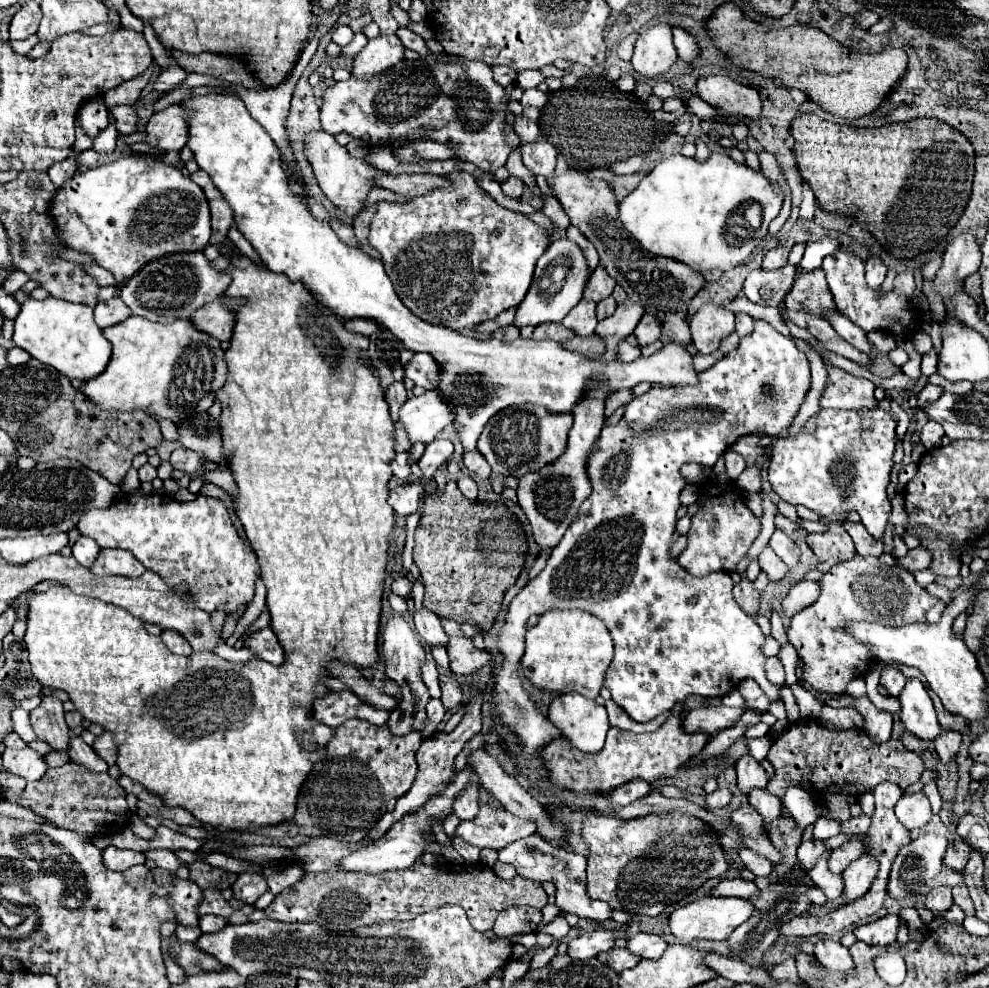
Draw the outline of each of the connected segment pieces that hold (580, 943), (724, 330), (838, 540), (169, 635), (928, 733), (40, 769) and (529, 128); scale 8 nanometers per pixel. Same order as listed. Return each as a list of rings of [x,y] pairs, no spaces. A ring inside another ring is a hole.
[[[596,928],[592,932],[586,932],[586,934],[570,940],[568,956],[578,958],[578,960],[590,960],[590,958],[598,956],[600,952],[610,950],[614,946],[614,940],[616,940],[614,930]]]
[[[704,304],[690,320],[692,342],[698,352],[710,354],[718,350],[720,340],[734,330],[734,314],[724,306]]]
[[[826,522],[826,528],[826,532],[814,532],[806,536],[806,542],[814,550],[818,560],[824,562],[832,556],[840,556],[842,560],[854,558],[854,542],[850,534],[842,530],[842,522]]]
[[[164,630],[162,632],[162,640],[166,642],[168,650],[174,652],[174,654],[184,654],[184,656],[190,656],[190,644],[186,642],[186,638],[182,638],[182,634],[178,634],[176,630]]]
[[[918,678],[906,680],[906,686],[898,696],[898,700],[902,704],[900,720],[906,730],[910,730],[914,736],[924,740],[934,740],[940,734],[932,700],[928,696],[928,690]]]
[[[26,746],[22,750],[4,750],[2,760],[4,760],[4,770],[6,772],[22,776],[28,782],[30,780],[40,780],[48,770],[48,766],[44,762],[44,756],[30,746]]]
[[[522,114],[520,116],[514,116],[514,130],[518,132],[522,144],[524,142],[534,142],[540,136],[538,124],[534,120],[526,120]]]

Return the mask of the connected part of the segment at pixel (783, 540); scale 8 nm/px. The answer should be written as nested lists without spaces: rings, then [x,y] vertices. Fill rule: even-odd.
[[[776,528],[776,532],[774,532],[772,538],[770,538],[770,546],[772,546],[772,550],[786,562],[786,566],[792,568],[792,566],[798,564],[800,550],[798,550],[798,546],[796,546],[782,530]]]

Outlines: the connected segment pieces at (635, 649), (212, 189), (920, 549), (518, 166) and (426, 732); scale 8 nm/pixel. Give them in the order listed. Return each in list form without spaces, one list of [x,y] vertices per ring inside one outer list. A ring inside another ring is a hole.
[[[754,320],[752,334],[740,338],[738,348],[712,368],[698,372],[698,382],[694,386],[648,390],[626,406],[626,412],[616,426],[602,428],[598,444],[588,458],[592,494],[580,506],[576,520],[568,526],[560,544],[552,550],[546,568],[512,598],[504,626],[496,636],[502,666],[496,674],[492,710],[498,720],[520,738],[522,756],[526,760],[532,760],[548,742],[562,736],[548,716],[538,710],[530,694],[524,692],[522,678],[518,674],[528,618],[532,614],[540,616],[552,608],[586,610],[608,626],[614,640],[614,660],[606,672],[604,686],[612,692],[612,700],[636,722],[650,722],[656,716],[670,712],[690,694],[722,698],[746,678],[756,680],[770,700],[780,700],[778,686],[770,684],[764,674],[766,658],[760,650],[764,634],[754,618],[734,602],[734,582],[730,574],[712,572],[704,578],[694,578],[688,570],[678,566],[678,560],[670,550],[676,530],[676,512],[680,508],[680,492],[688,484],[682,478],[680,468],[690,462],[714,468],[718,458],[732,448],[738,438],[750,432],[764,432],[768,436],[788,434],[788,426],[792,424],[808,390],[810,364],[806,356],[788,336],[780,334],[766,320]],[[766,384],[772,384],[772,396],[764,396],[762,388]]]
[[[198,170],[194,174],[190,174],[190,178],[194,178],[194,182],[198,186],[202,186],[208,204],[210,204],[210,212],[212,212],[212,236],[210,236],[210,244],[222,244],[228,236],[228,230],[232,226],[232,210],[226,204],[224,196],[218,192],[218,188],[212,184],[210,176],[204,170]]]
[[[916,546],[916,548],[910,550],[908,556],[902,558],[898,564],[900,564],[902,568],[914,572],[914,570],[924,570],[924,568],[928,568],[930,562],[932,562],[932,554],[930,554],[930,550],[926,550],[924,546]]]
[[[518,148],[510,154],[510,158],[508,158],[508,162],[506,162],[506,168],[508,168],[508,172],[510,172],[510,174],[514,174],[514,176],[518,176],[518,178],[522,178],[522,180],[526,182],[526,186],[530,186],[530,190],[532,190],[533,193],[539,193],[539,197],[543,199],[542,192],[537,186],[534,174],[532,174],[524,164],[522,164],[520,150],[518,150]]]
[[[432,698],[426,706],[426,728],[422,730],[422,740],[430,740],[436,732],[438,732],[438,726],[444,718],[444,712],[446,708],[442,706],[442,702],[438,698]]]

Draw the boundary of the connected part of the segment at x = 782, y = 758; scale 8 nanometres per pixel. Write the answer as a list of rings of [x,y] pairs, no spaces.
[[[812,719],[791,723],[772,744],[768,760],[776,770],[776,776],[768,782],[768,792],[782,798],[788,786],[800,786],[820,804],[828,802],[834,794],[842,794],[848,802],[856,802],[854,788],[850,788],[856,782],[864,784],[866,790],[872,790],[880,782],[890,780],[906,790],[924,772],[922,758],[912,750],[906,750],[900,740],[876,744],[860,728],[828,730]]]

